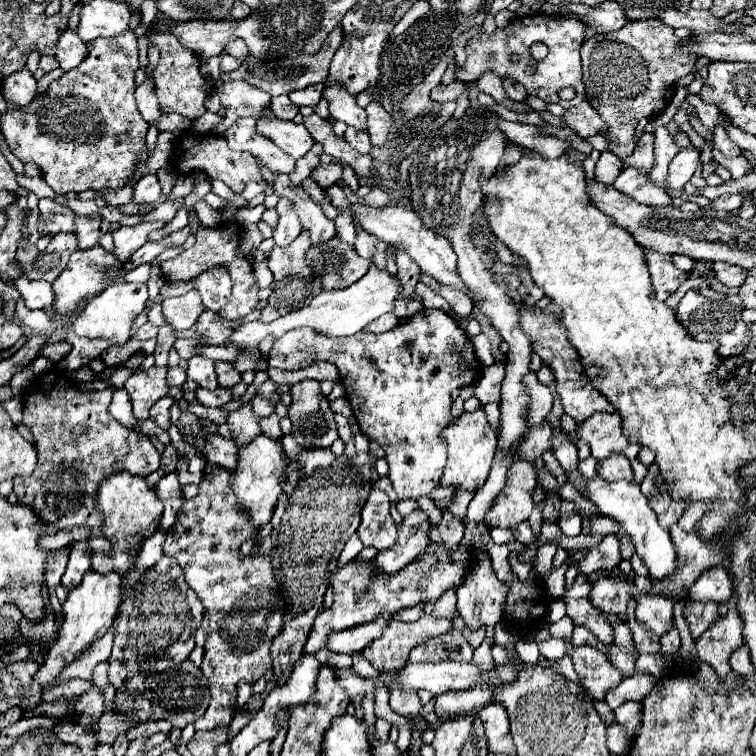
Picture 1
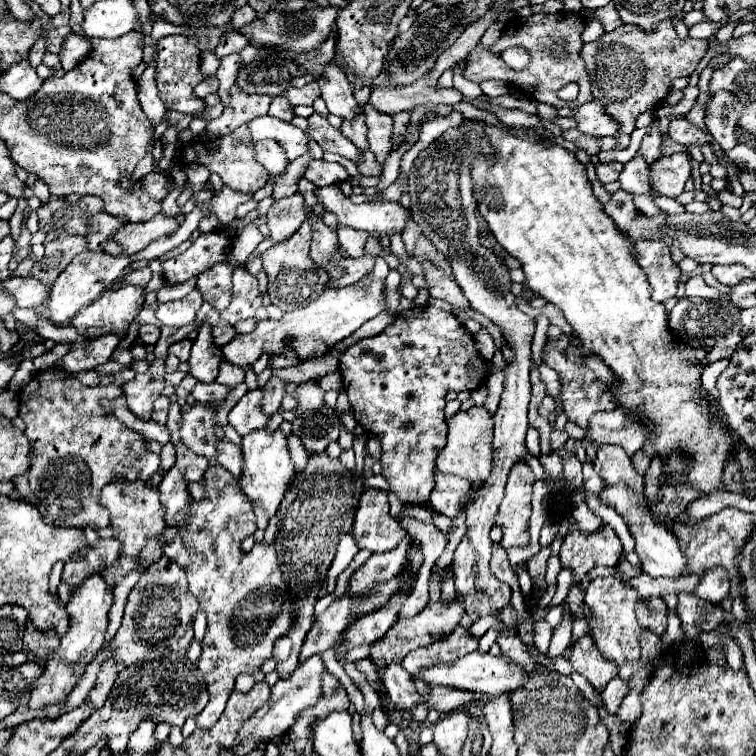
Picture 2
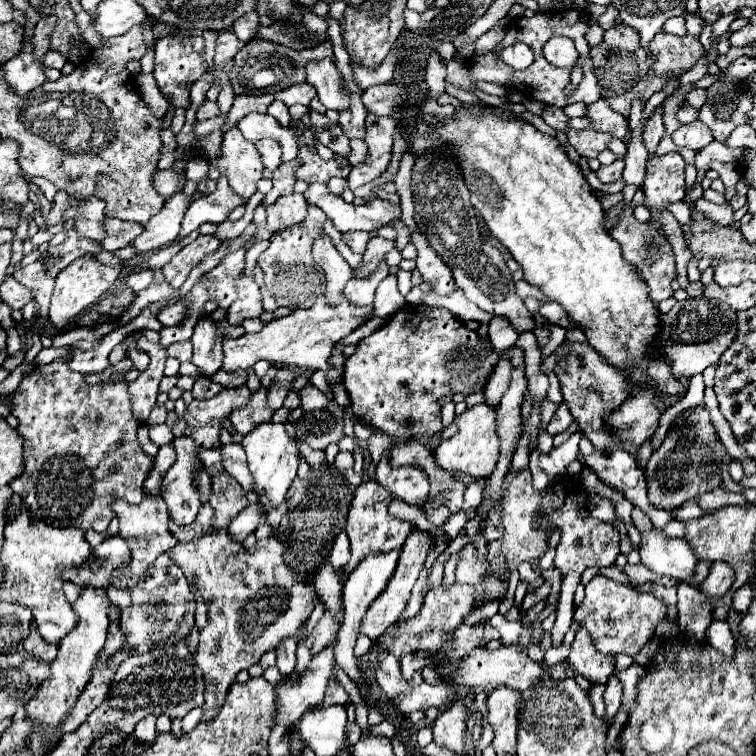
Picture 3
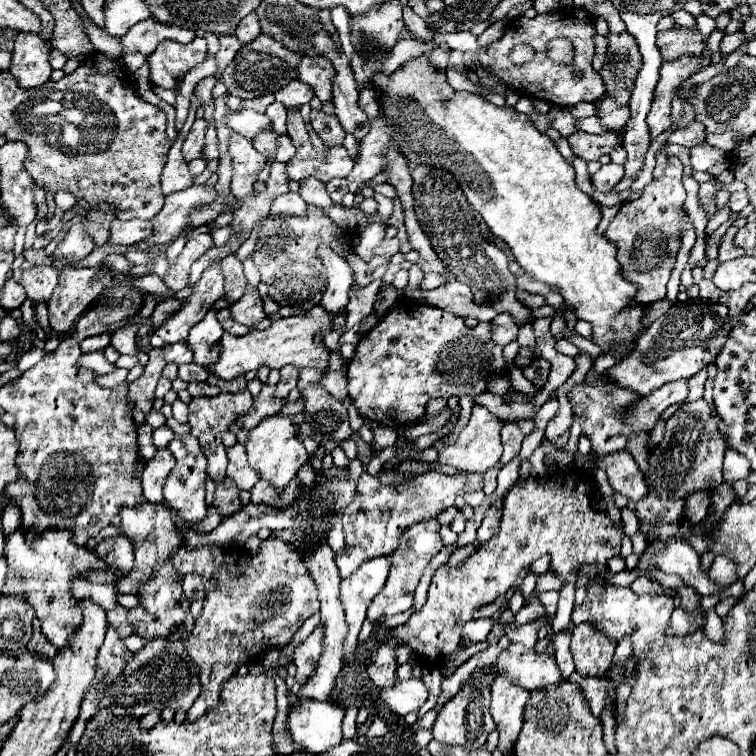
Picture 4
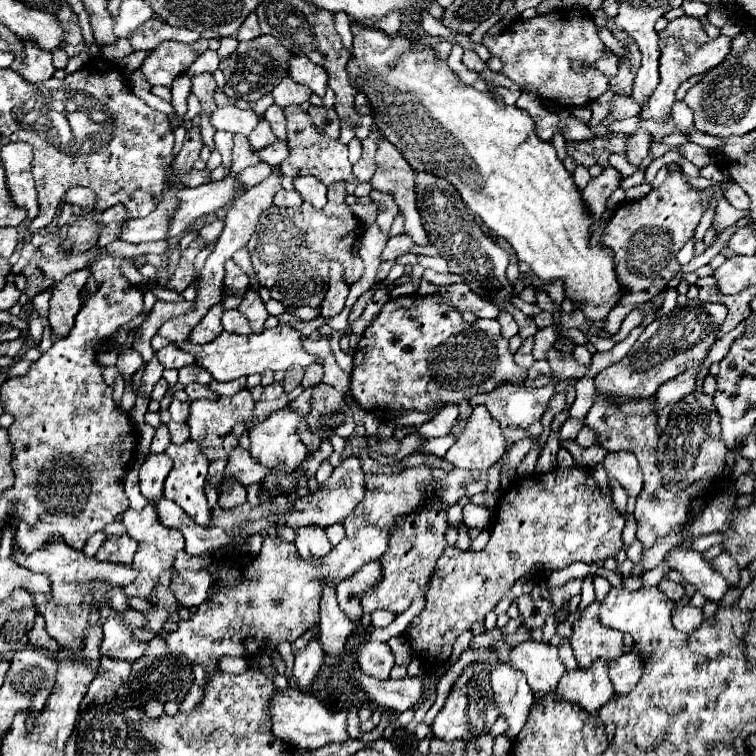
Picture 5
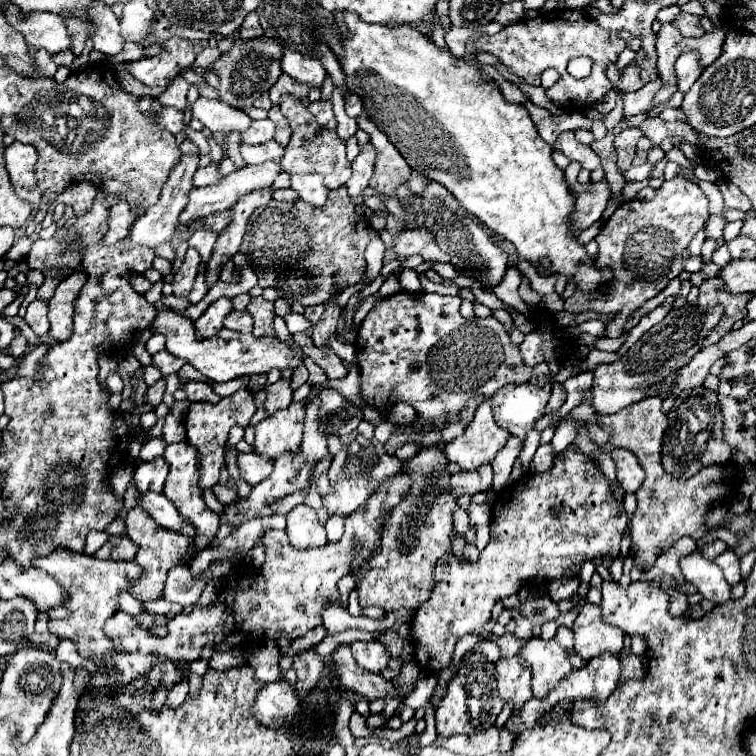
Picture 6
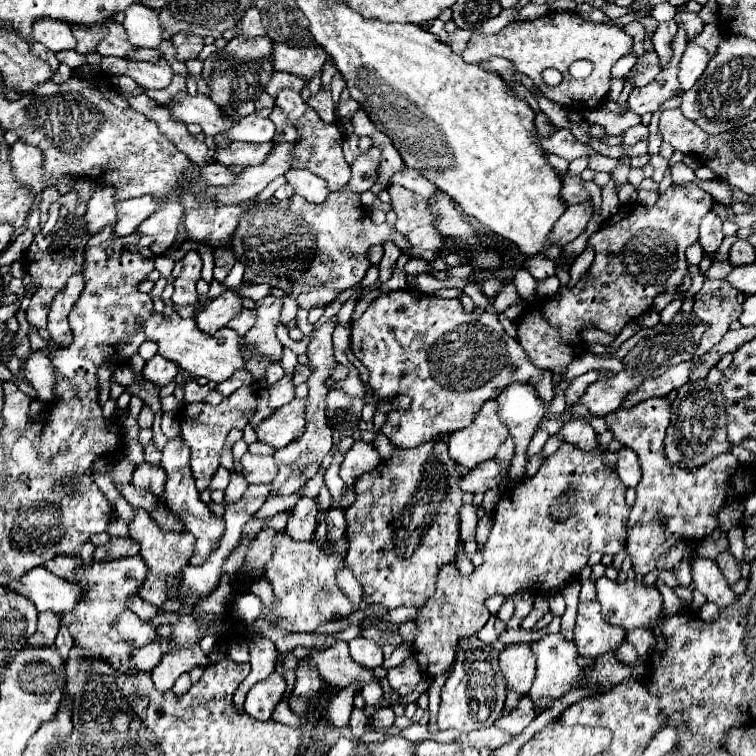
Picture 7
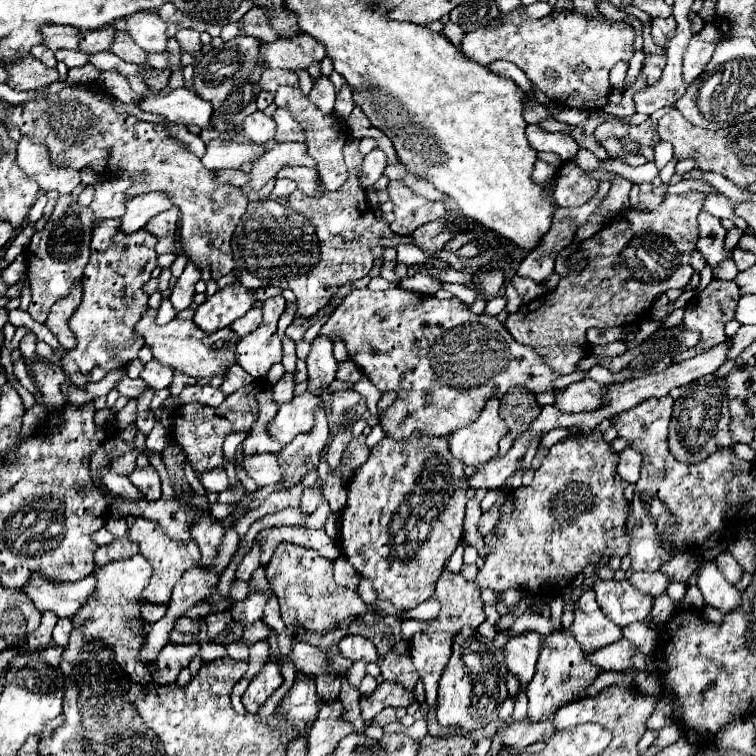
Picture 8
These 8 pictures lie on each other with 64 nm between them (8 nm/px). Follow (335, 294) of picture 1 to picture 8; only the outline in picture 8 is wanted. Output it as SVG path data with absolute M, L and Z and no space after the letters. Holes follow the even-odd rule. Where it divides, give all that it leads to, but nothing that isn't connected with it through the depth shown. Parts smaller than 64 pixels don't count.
M146 308L142 312L140 322L134 328L134 334L144 340L144 346L150 348L150 352L152 352L156 362L160 362L164 366L170 366L174 372L184 372L184 374L194 376L194 378L202 378L202 376L204 378L212 378L214 374L224 374L228 370L228 366L232 362L236 362L232 346L236 346L238 340L236 340L236 336L232 336L230 328L222 328L216 334L208 336L206 332L196 328L194 322L184 322L184 320L176 318L176 320L172 320L166 326L158 326L154 322L154 318L156 318L154 308ZM216 340L222 340L226 346L220 348L220 350L214 350L212 344Z

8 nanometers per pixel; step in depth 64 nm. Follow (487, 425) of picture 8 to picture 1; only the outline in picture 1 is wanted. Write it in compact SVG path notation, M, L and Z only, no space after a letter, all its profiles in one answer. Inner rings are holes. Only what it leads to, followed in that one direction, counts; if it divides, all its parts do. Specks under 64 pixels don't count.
M482 408L472 412L462 412L460 418L456 418L450 426L442 430L442 438L448 442L448 460L442 474L442 484L458 484L466 488L480 488L484 480L488 478L490 464L492 464L492 452L496 446L496 434L484 414Z

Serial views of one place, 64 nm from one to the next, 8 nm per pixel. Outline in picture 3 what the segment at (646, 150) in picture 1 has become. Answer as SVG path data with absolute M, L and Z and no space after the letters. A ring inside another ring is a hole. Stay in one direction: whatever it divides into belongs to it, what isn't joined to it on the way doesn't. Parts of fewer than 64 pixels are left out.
M660 104L660 106L652 112L652 116L648 118L646 128L644 128L644 144L646 144L650 156L654 156L656 146L658 146L662 134L664 134L664 120L662 120L662 118L664 118L664 104Z

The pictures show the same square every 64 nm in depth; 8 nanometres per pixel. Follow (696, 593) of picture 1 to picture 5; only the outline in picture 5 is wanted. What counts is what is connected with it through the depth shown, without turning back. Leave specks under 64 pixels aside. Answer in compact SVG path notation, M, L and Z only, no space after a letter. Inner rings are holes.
M722 552L722 554L720 554L718 558L714 558L710 564L726 578L726 582L728 582L730 586L736 586L736 584L738 584L738 580L740 580L740 568L738 568L736 560L734 560L728 552Z

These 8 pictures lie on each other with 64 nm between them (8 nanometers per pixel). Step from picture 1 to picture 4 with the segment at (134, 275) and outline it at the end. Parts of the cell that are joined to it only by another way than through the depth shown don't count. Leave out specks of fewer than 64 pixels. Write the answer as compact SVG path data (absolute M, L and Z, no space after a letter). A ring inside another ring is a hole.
M146 274L140 278L134 278L132 284L142 292L142 294L166 294L168 286L156 276L156 274Z

